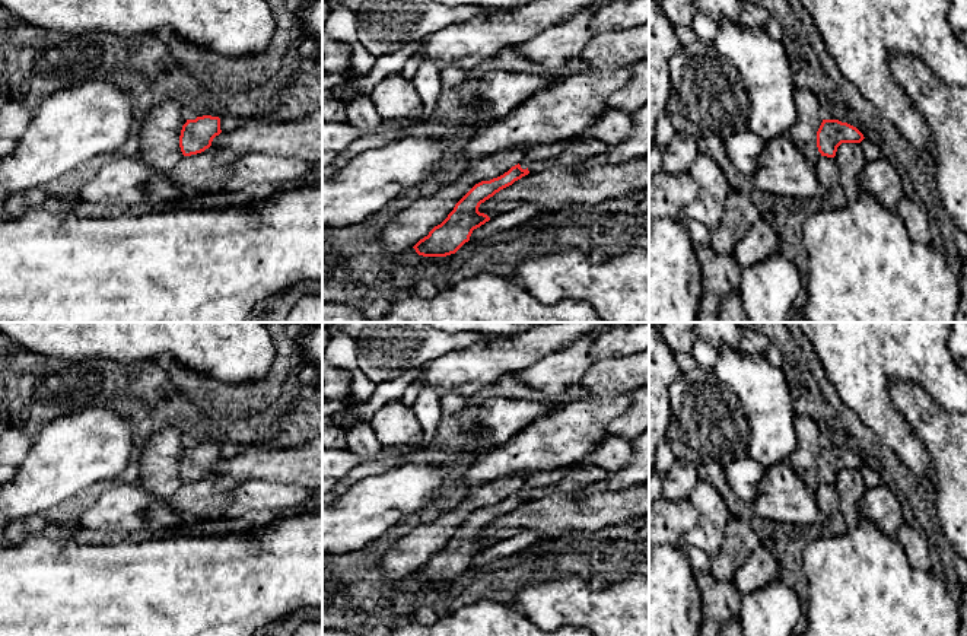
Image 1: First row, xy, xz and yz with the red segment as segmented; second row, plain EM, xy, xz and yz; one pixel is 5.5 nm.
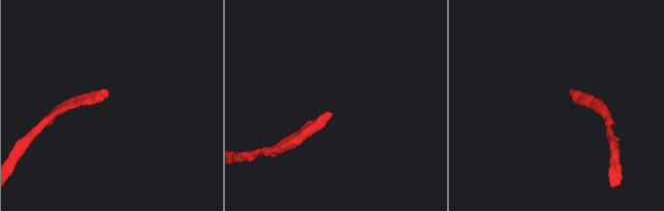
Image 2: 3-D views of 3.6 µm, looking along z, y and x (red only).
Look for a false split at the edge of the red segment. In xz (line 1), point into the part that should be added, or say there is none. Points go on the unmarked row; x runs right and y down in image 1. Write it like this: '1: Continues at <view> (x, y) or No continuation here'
1: Continues at xz (543, 477)

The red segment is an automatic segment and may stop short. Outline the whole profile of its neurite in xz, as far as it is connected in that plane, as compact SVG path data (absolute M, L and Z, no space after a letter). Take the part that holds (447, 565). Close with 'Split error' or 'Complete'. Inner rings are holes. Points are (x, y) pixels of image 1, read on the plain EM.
M566 467L538 470L527 477L521 489L503 502L475 511L455 531L448 544L413 573L416 579L423 583L446 583L455 581L470 567L474 556L490 547L487 541L478 538L481 530L528 502L528 493L531 490L559 483L566 471Z. Split error

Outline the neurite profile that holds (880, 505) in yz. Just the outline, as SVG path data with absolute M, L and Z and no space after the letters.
M885 484L868 487L861 497L858 508L861 513L877 524L887 535L896 538L904 522L901 503Z

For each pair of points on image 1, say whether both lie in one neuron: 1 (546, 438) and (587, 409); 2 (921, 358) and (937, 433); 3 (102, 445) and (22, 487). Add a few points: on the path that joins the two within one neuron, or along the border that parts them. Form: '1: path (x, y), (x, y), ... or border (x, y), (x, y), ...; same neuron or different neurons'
1: path (556, 438), (576, 419); same neuron
2: border (896, 379), (916, 381), (951, 413); different neurons
3: path (82, 452), (72, 457), (43, 485); same neuron

